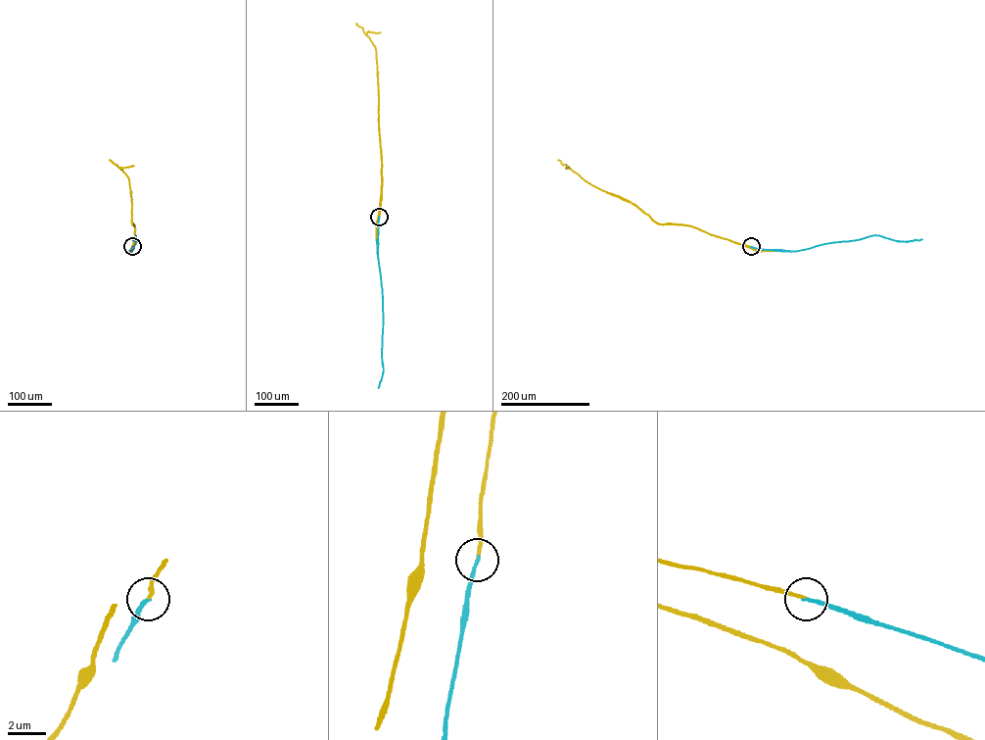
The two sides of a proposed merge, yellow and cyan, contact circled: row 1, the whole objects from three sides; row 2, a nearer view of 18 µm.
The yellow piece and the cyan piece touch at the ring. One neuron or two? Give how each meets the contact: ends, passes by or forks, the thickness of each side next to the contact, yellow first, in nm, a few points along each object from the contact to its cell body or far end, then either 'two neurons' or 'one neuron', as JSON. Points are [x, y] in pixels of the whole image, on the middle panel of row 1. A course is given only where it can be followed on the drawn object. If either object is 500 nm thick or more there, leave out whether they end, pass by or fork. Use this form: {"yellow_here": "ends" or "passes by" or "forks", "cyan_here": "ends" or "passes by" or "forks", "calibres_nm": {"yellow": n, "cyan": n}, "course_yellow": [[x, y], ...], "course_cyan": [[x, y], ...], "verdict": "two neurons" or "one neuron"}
{"yellow_here": "ends", "cyan_here": "ends", "calibres_nm": {"yellow": 160, "cyan": 170}, "course_yellow": [[379, 217], [382, 180], [376, 52], [369, 37], [356, 23]], "course_cyan": [[379, 217], [377, 253], [382, 290], [383, 370], [378, 388]], "verdict": "one neuron"}

